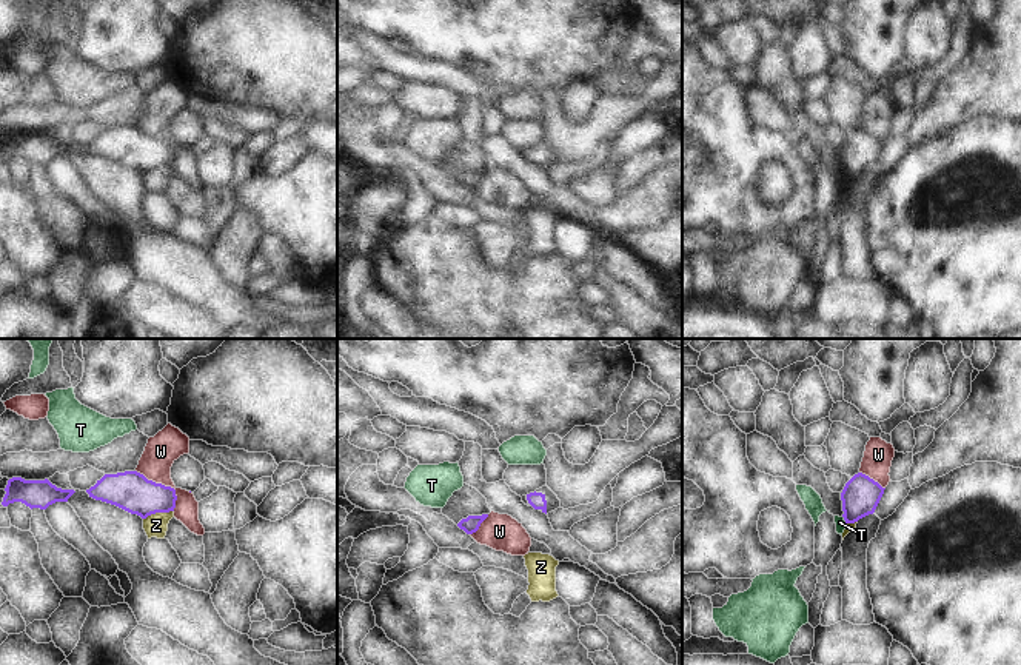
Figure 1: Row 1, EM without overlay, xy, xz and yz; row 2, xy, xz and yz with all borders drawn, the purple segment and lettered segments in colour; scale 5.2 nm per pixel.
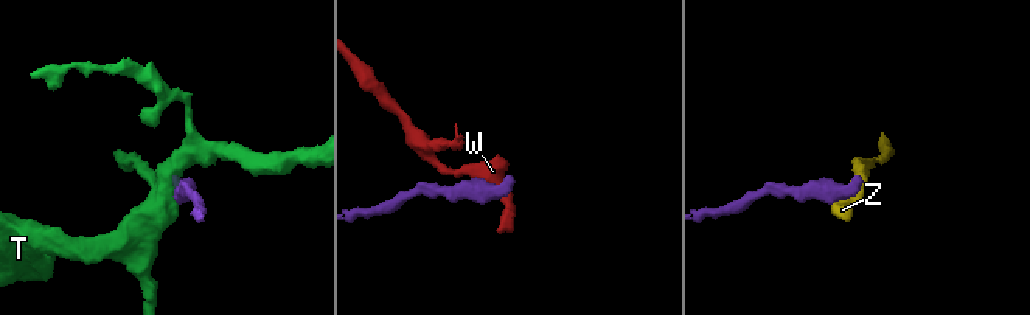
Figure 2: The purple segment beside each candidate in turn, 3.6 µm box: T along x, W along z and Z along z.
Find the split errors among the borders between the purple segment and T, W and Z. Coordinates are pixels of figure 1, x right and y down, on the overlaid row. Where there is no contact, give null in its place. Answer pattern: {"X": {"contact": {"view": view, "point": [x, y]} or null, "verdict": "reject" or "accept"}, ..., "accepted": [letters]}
{"T": {"contact": {"view": "yz", "point": [844, 519]}, "verdict": "reject"}, "W": {"contact": {"view": "xy", "point": [164, 485]}, "verdict": "reject"}, "Z": {"contact": {"view": "xy", "point": [157, 511]}, "verdict": "reject"}, "accepted": []}

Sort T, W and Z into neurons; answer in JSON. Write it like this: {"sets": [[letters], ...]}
{"sets": [["T"], ["W"], ["Z"]]}

